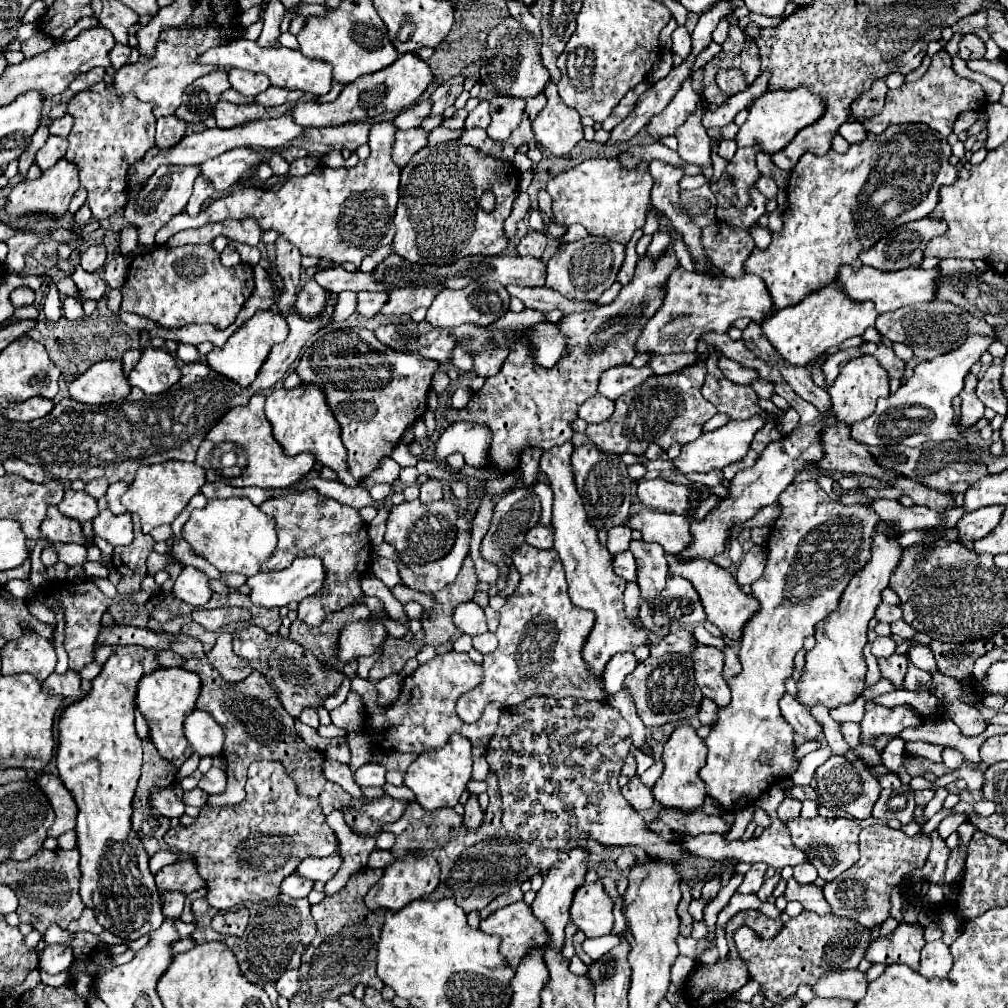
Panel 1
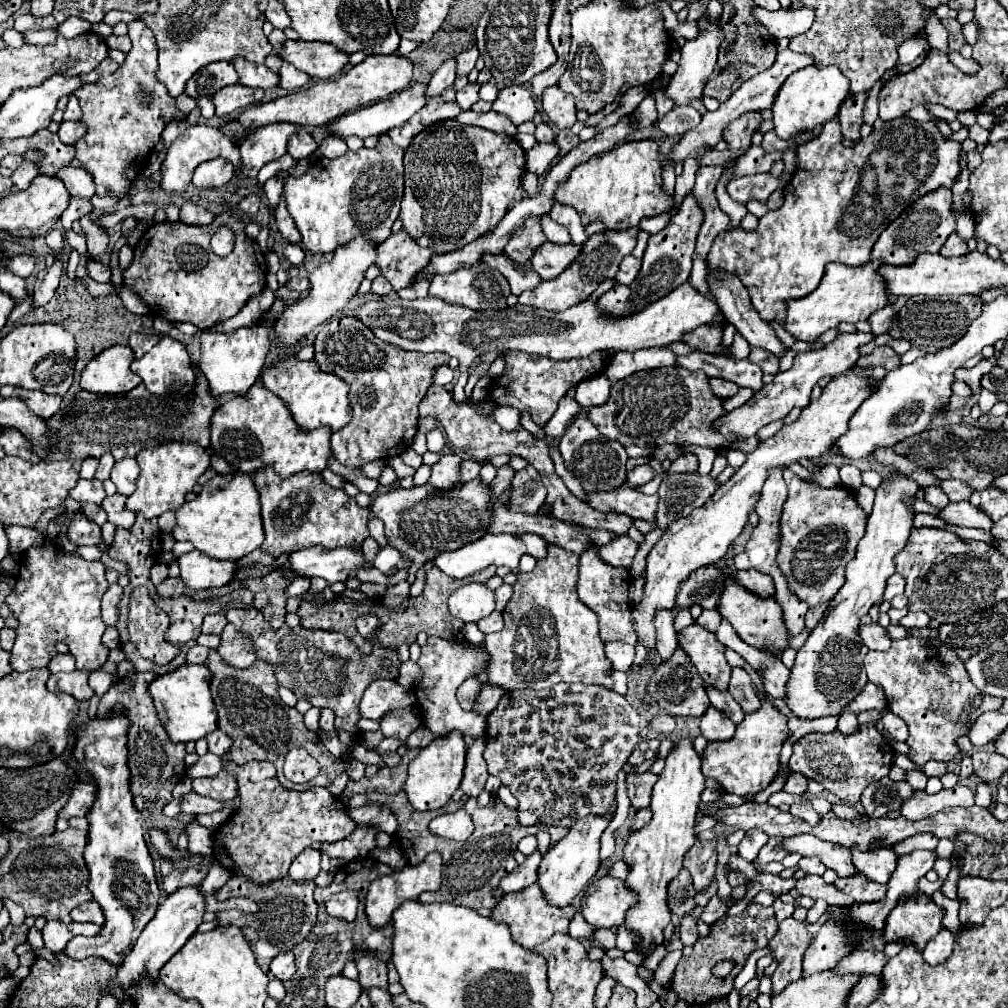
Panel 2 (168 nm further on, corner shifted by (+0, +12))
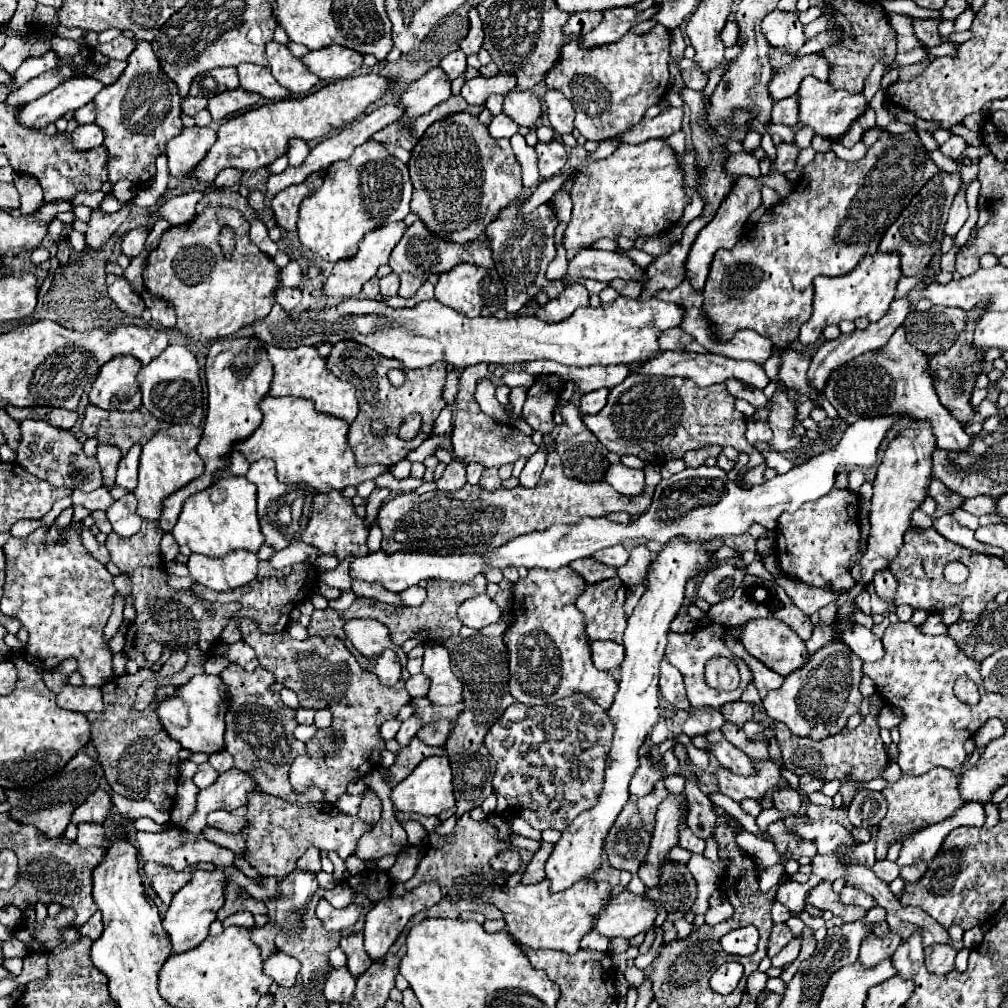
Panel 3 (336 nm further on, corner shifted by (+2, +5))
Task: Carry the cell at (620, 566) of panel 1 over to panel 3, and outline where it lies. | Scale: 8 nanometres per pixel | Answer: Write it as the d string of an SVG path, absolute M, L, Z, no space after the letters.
M581 558L577 562L573 562L573 570L577 570L587 584L593 584L593 582L601 582L601 580L607 580L607 578L613 578L617 574L617 568L613 566L605 566L593 558Z

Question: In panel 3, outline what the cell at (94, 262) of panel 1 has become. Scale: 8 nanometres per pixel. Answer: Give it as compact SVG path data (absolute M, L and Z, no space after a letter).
M131 202L121 206L121 212L113 212L113 214L103 214L99 210L93 210L91 214L91 220L87 222L87 232L85 232L85 238L87 238L87 246L91 250L99 250L109 238L111 234L119 228L119 224L127 218L127 214L131 212L133 208Z

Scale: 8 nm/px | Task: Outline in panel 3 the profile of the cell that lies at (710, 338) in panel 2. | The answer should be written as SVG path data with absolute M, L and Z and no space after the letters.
M681 328L665 330L665 334L661 334L661 350L679 350L681 352L691 342L693 342L693 338L689 334L685 334Z

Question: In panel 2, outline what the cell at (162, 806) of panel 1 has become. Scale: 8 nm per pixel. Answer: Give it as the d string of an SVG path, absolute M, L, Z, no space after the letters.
M189 793L183 797L181 801L181 811L183 813L189 813L189 815L199 815L199 813L215 813L215 811L221 811L223 809L223 803L211 799L211 797L203 797L203 795L197 795L197 793Z

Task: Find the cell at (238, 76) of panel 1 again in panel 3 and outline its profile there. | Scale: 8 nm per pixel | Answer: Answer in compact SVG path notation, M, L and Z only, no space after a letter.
M239 64L237 66L241 88L249 92L257 92L263 98L269 100L283 100L289 96L289 92L273 78L269 68L261 68L257 64Z

